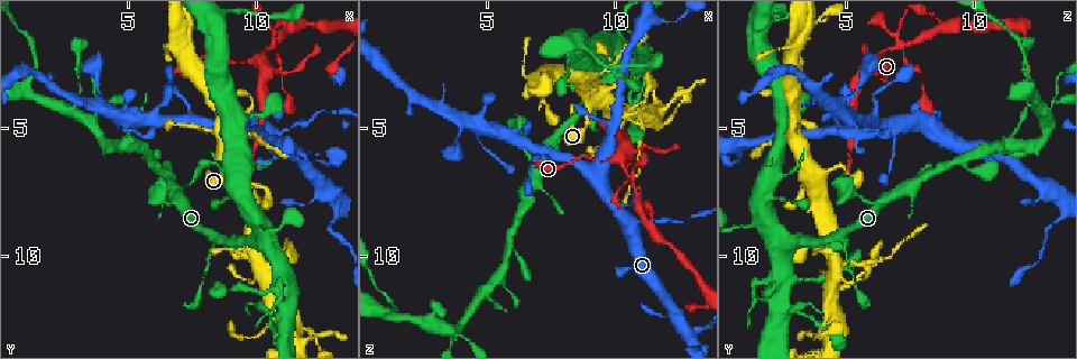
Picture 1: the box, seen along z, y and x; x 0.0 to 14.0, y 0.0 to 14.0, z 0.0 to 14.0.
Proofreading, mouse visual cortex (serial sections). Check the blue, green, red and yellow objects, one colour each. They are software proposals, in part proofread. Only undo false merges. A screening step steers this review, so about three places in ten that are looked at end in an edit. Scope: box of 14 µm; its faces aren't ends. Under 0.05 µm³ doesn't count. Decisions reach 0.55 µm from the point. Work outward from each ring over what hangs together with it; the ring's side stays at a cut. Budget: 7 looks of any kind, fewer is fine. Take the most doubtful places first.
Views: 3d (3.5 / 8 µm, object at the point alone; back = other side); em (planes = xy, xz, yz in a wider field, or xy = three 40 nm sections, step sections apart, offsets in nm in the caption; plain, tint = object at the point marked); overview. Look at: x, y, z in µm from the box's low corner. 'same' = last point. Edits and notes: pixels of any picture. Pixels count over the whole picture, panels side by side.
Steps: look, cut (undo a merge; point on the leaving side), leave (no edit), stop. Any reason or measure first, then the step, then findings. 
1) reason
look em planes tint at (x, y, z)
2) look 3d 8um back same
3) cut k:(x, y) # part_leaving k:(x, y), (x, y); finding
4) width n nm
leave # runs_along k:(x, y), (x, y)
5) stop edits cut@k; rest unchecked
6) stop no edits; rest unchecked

looks like a crossing
look 3d 8um at (10.7, 1.7, 7.1)

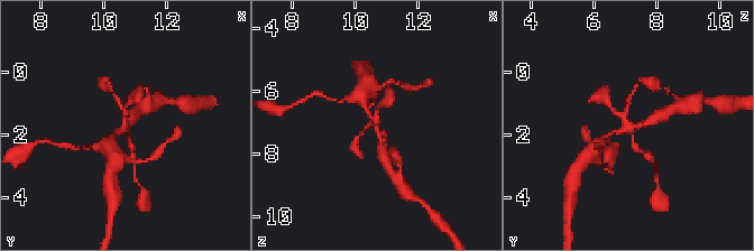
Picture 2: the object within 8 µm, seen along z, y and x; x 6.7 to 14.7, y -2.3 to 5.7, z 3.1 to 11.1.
look 3d 3.5um at (10.6, 1.8, 7.0)

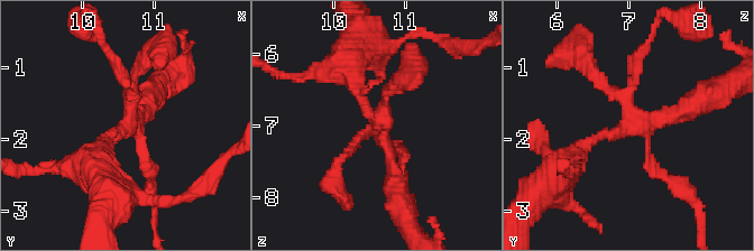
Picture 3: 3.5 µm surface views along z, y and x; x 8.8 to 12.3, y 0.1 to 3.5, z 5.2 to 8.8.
leave # runs_along 3:(575, 156), (604, 132), (692, 104); continuous, no second cell

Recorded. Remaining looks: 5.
abrupt turn
look 3d 3.5um at (13.1, 8.6, 13.4)

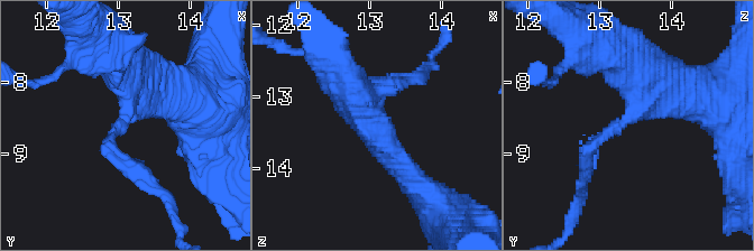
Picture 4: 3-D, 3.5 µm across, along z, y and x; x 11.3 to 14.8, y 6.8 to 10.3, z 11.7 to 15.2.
arm_widths 200, 400 nm; need the tissue
look em planes tint at (13.00, 8.60, 13.35)

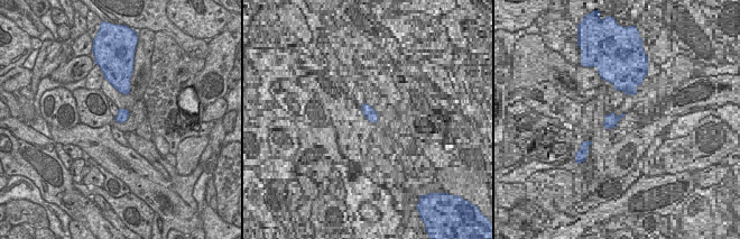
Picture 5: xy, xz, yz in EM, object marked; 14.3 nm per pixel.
leave # runs_along 4:(113, 57), (127, 112), (110, 150), (130, 167); continuous, no second cell

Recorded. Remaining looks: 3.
a fork
look 3d 3.5um at (8.4, 9.3, 4.7)

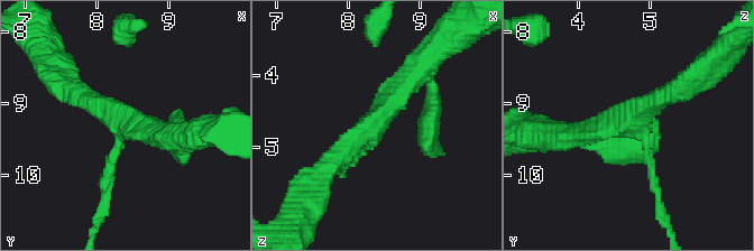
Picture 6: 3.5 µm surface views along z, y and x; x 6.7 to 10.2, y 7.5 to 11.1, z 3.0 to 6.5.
arms 3; arm_widths 150, 300, 300 nm; need the tissue
look em xy step 3 tint at (8.35, 9.20, 4.70)

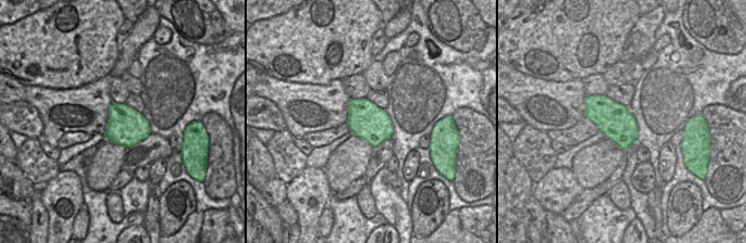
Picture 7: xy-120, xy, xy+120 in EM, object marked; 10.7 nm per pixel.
look em xy step 2 tint same

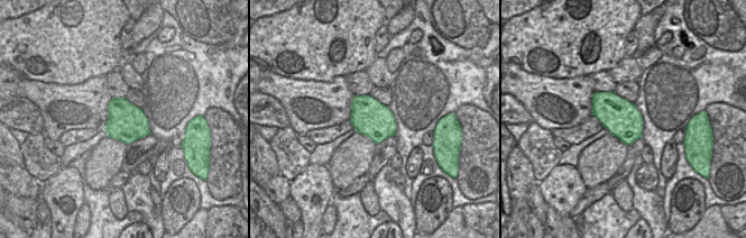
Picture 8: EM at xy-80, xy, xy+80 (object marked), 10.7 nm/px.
leave # runs_along 6:(320, 174), (420, 71); one cell here

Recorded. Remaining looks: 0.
stop no edits; rest unchecked

